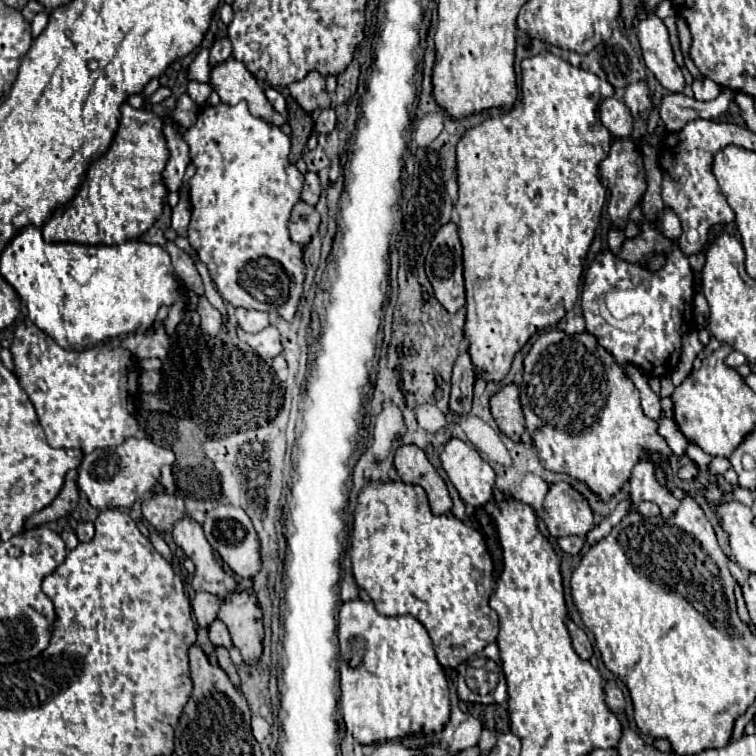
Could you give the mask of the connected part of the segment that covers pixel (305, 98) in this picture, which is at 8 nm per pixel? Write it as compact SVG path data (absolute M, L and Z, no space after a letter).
M310 71L302 81L296 81L288 85L292 97L298 101L298 105L306 111L312 113L318 109L318 95L324 91L324 77L316 71Z

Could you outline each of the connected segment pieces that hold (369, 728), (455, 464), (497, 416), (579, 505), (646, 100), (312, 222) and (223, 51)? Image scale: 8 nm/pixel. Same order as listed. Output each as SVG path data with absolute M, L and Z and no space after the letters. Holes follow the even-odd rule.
M352 599L342 603L338 615L338 639L340 639L340 711L346 723L346 729L354 735L354 739L362 745L370 745L376 741L390 741L402 739L406 735L420 735L420 733L434 733L448 723L450 717L450 695L448 695L448 681L446 675L436 659L432 641L428 631L420 621L412 615L398 615L386 617L380 615L372 601ZM356 639L364 641L362 663L358 667L350 667L350 659L354 655L352 643Z
M450 439L440 453L440 461L466 505L480 507L492 497L494 471L472 445Z
M514 383L504 385L498 393L490 399L490 411L504 435L518 441L524 431L524 415L518 399L518 387Z
M566 481L554 483L550 487L544 499L542 519L552 537L564 535L586 537L586 533L594 529L594 517L588 501L580 491L576 491Z
M640 81L640 83L626 87L624 89L624 101L626 101L626 105L628 105L628 109L632 111L634 117L648 111L652 107L652 95L648 91L648 83Z
M298 201L290 217L290 227L288 227L290 239L304 247L318 233L318 227L320 227L320 213L314 207Z
M218 37L218 39L212 43L212 47L210 47L210 65L222 63L222 61L226 61L228 57L232 57L230 39L228 39L228 37Z

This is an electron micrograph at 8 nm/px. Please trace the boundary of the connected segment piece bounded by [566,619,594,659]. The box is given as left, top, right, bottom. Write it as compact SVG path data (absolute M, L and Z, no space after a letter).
M568 619L566 621L566 625L568 625L568 631L570 631L570 637L572 637L572 645L574 645L574 651L582 657L582 659L590 659L592 655L594 655L594 651L592 651L592 645L590 645L590 639L588 639L588 635L572 621L572 619Z

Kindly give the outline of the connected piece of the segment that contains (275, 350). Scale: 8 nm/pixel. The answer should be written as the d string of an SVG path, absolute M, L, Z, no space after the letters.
M240 327L237 329L237 335L240 340L248 343L262 359L270 361L272 357L282 353L282 345L280 345L280 333L276 327L266 327L260 333L249 334Z

